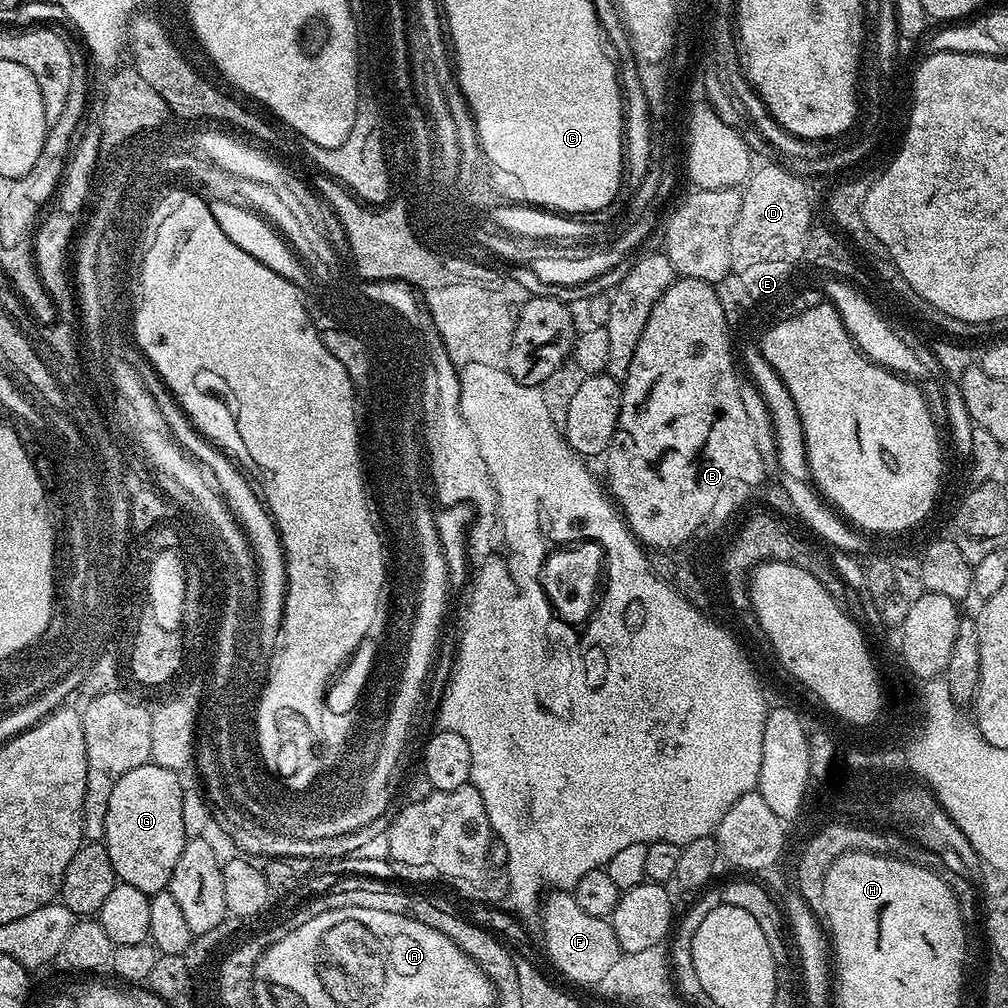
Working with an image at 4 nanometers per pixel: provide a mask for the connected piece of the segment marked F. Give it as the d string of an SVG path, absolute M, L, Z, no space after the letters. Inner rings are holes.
M556 890L547 895L540 912L541 935L553 964L568 978L586 986L593 986L596 978L604 976L623 955L621 944L613 930L612 923L603 916L586 914L576 902L575 895Z

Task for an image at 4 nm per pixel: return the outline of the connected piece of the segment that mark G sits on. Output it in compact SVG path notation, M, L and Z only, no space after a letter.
M149 762L125 774L118 786L114 786L114 794L110 794L110 806L106 810L106 830L102 841L110 854L117 881L138 886L138 890L149 894L165 891L174 874L174 866L178 866L178 854L182 854L184 849L185 819L182 786L173 772Z

